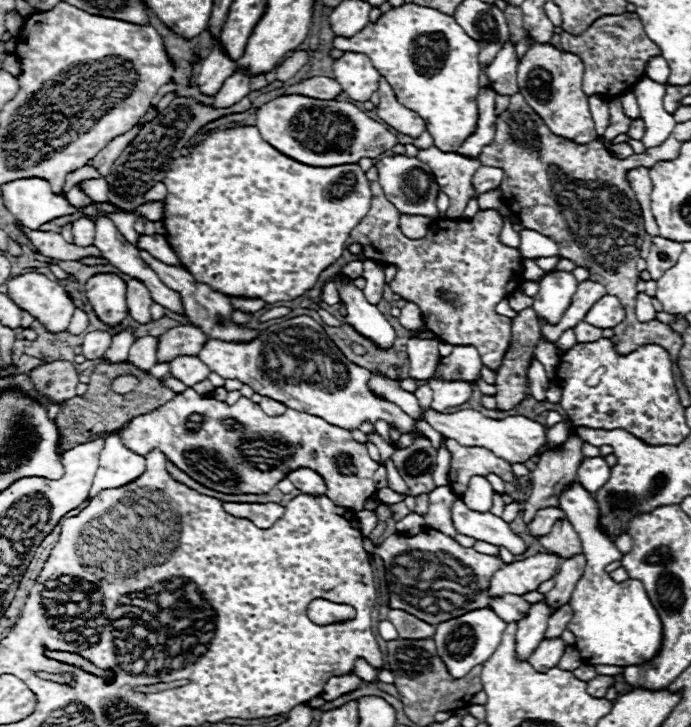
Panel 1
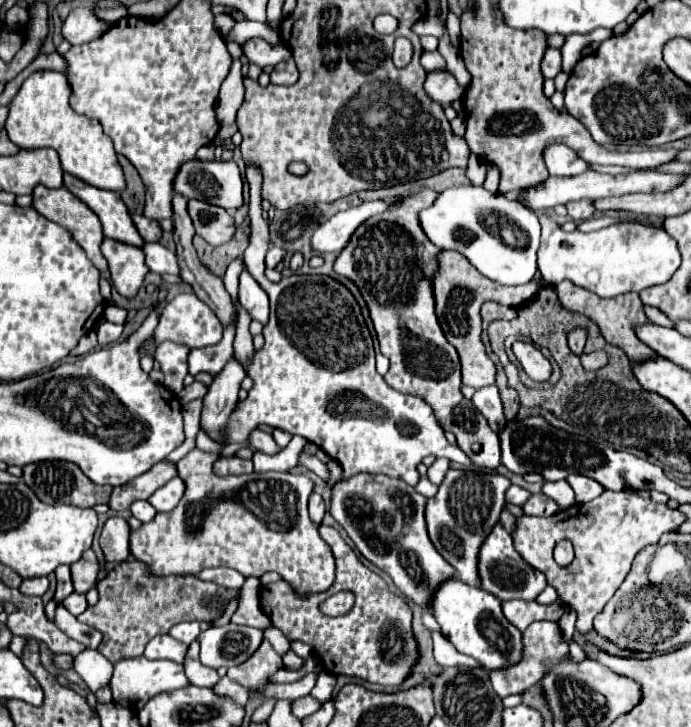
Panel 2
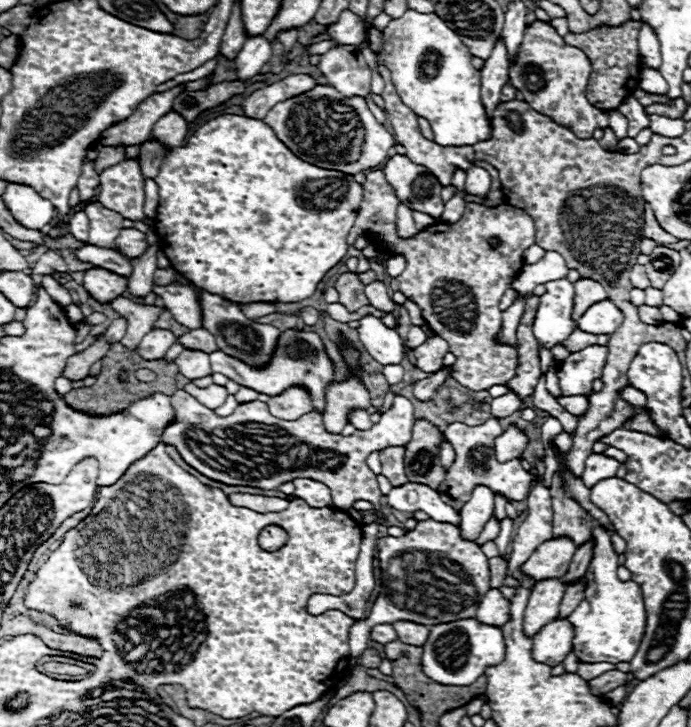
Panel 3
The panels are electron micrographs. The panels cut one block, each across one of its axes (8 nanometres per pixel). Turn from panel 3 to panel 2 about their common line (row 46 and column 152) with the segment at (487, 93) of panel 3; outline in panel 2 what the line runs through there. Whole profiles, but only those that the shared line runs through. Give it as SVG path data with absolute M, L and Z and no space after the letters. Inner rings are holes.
M176 476L168 484L164 484L162 488L158 488L148 498L148 502L156 508L156 512L166 512L166 510L172 510L180 502L182 494L184 494L184 482Z

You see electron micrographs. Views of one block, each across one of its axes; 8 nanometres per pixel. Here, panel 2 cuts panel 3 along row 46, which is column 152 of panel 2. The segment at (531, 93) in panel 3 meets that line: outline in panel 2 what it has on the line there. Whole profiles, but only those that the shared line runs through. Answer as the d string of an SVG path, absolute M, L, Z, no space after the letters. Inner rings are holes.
M192 448L182 460L176 462L178 476L186 484L186 492L178 506L170 512L156 514L154 520L142 524L138 530L130 530L130 552L138 562L144 562L152 576L192 576L204 568L228 566L244 574L244 578L262 578L266 572L280 574L290 582L298 596L310 596L326 592L336 578L336 566L330 546L320 538L318 526L308 518L308 496L314 482L306 476L262 472L240 474L232 478L220 478L212 472L212 452Z

